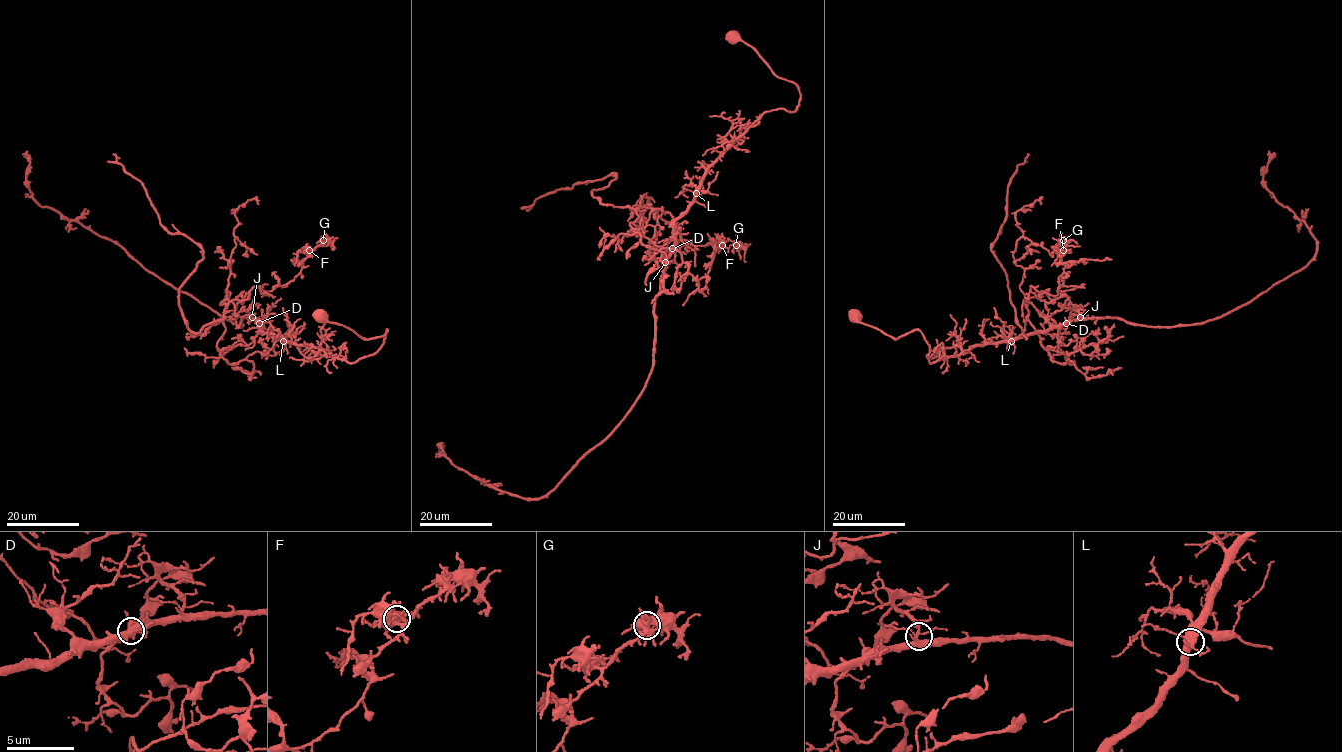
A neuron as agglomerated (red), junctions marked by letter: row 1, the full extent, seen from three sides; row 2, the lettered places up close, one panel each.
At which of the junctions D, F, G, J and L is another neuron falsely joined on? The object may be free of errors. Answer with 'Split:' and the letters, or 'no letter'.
Split: D

